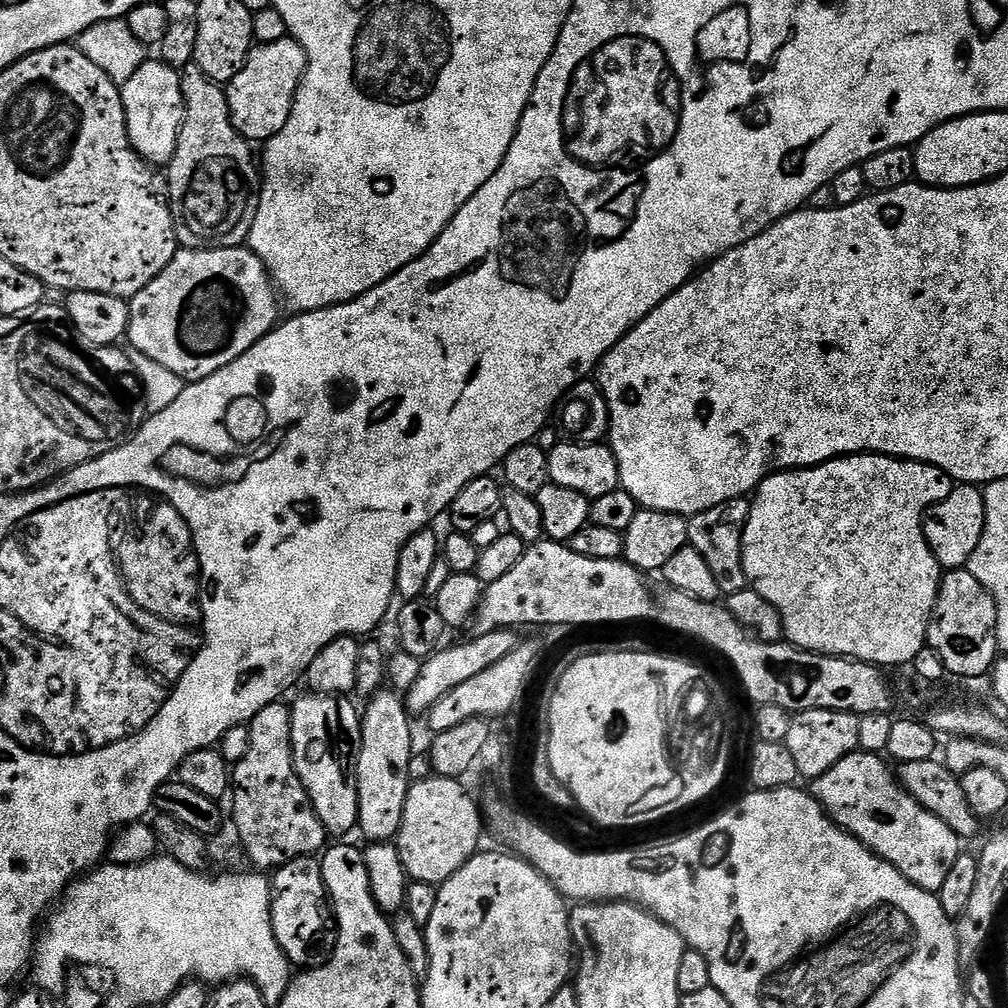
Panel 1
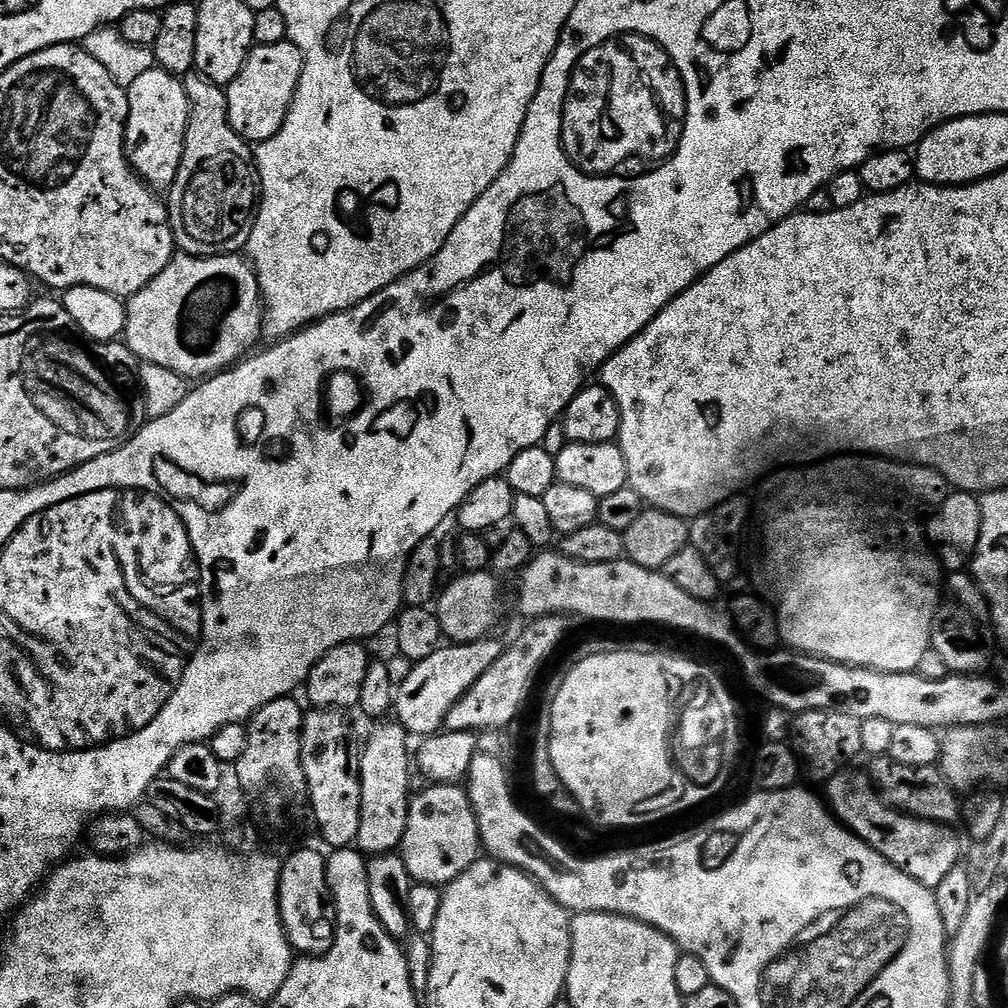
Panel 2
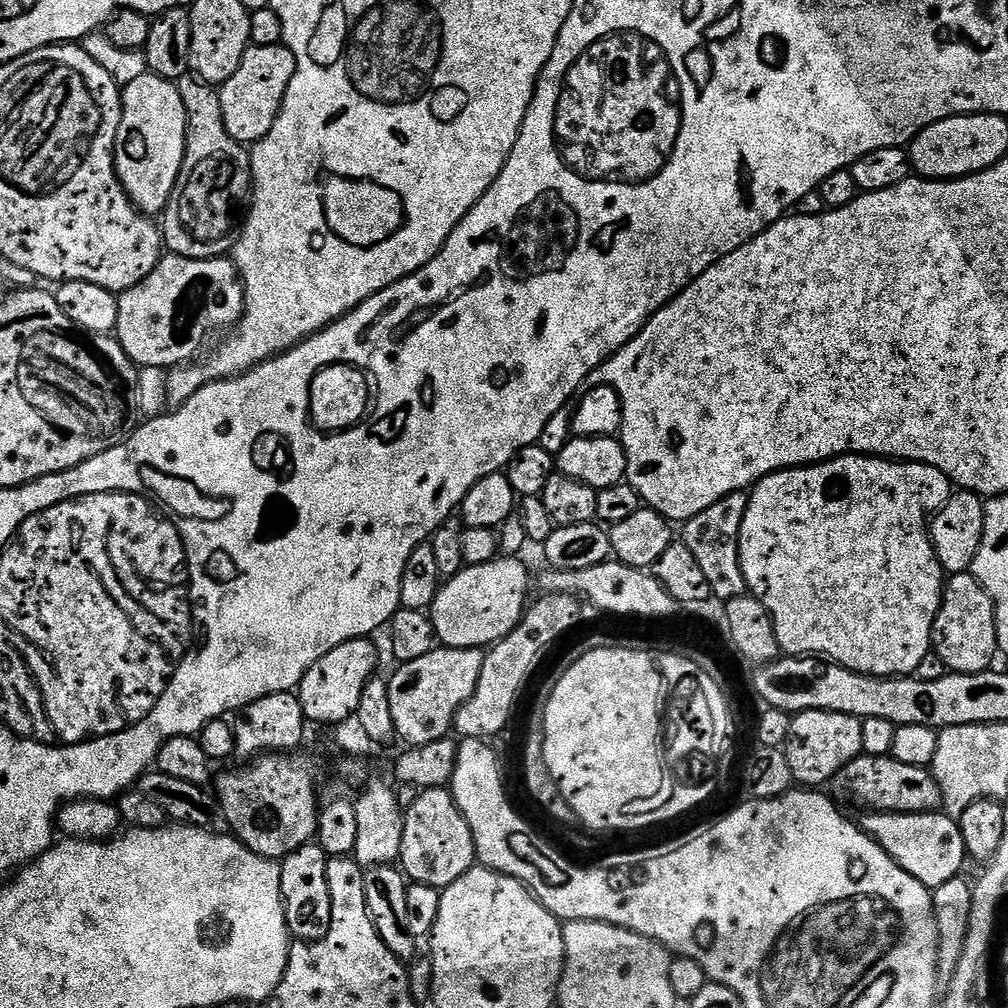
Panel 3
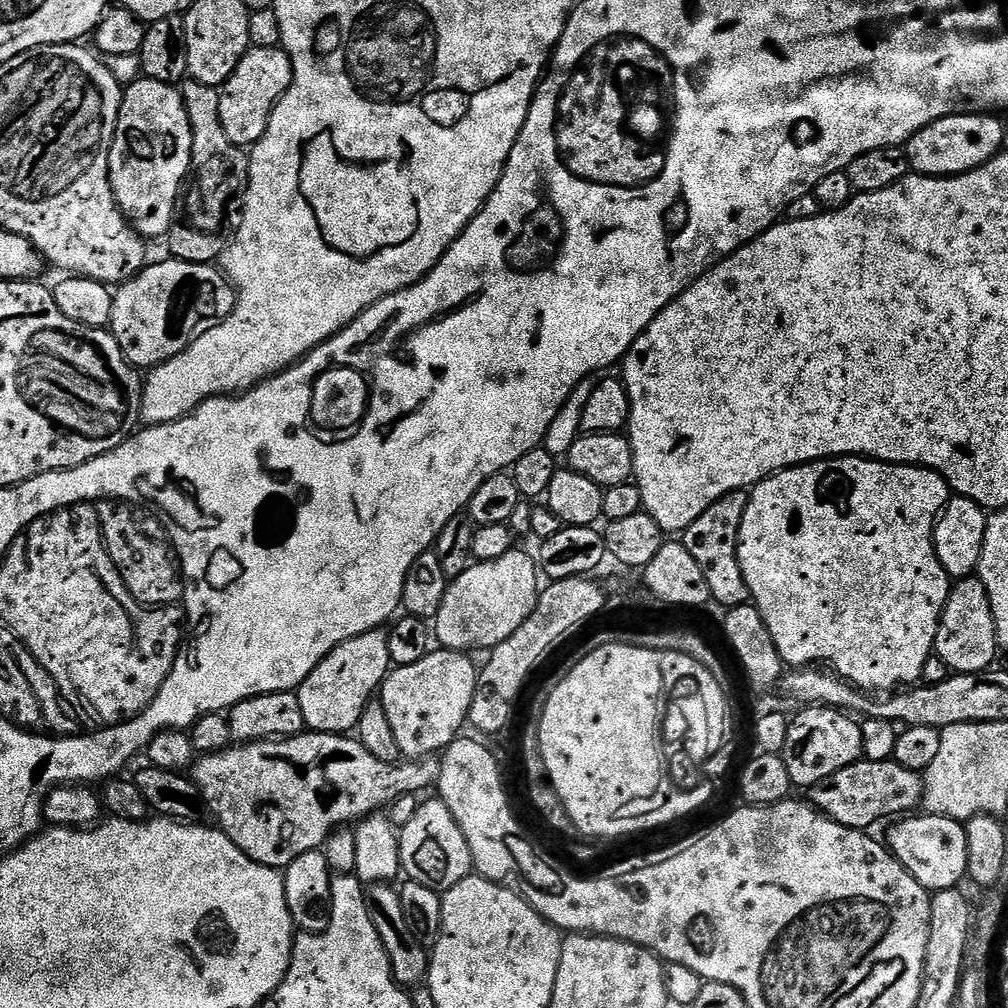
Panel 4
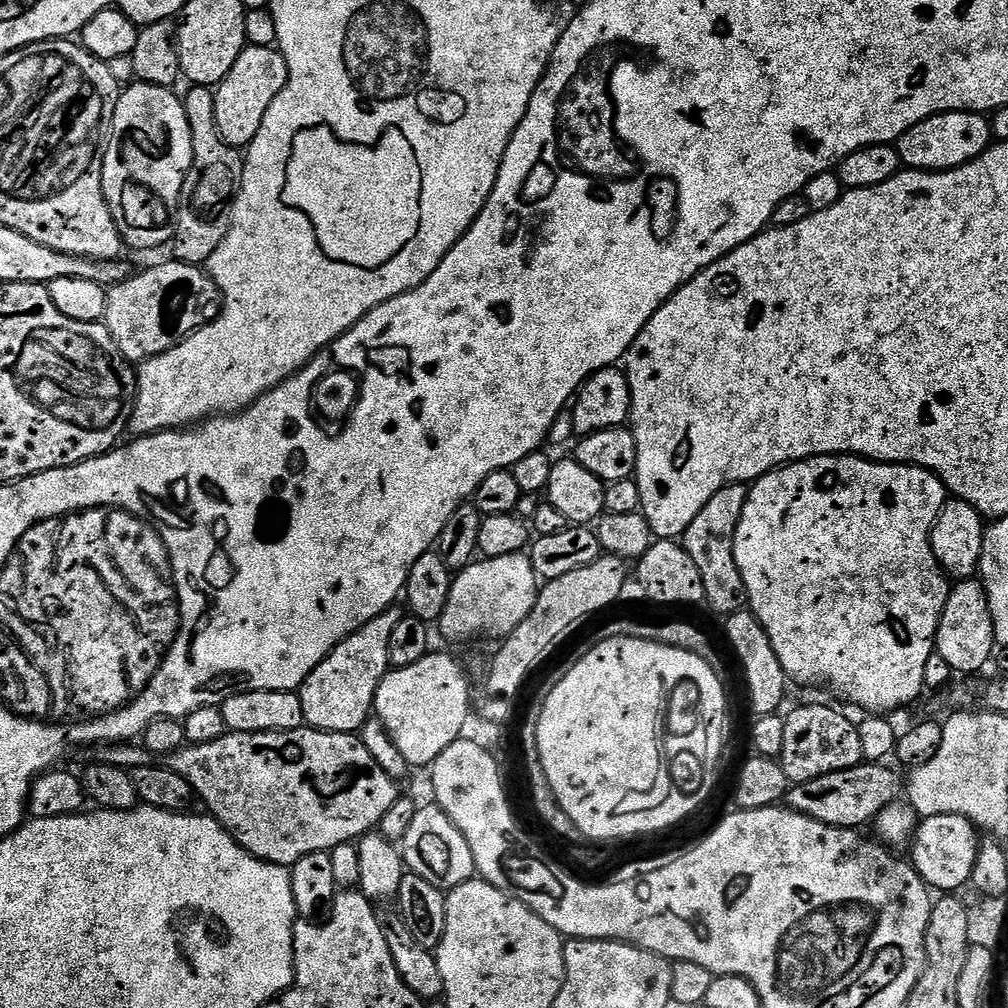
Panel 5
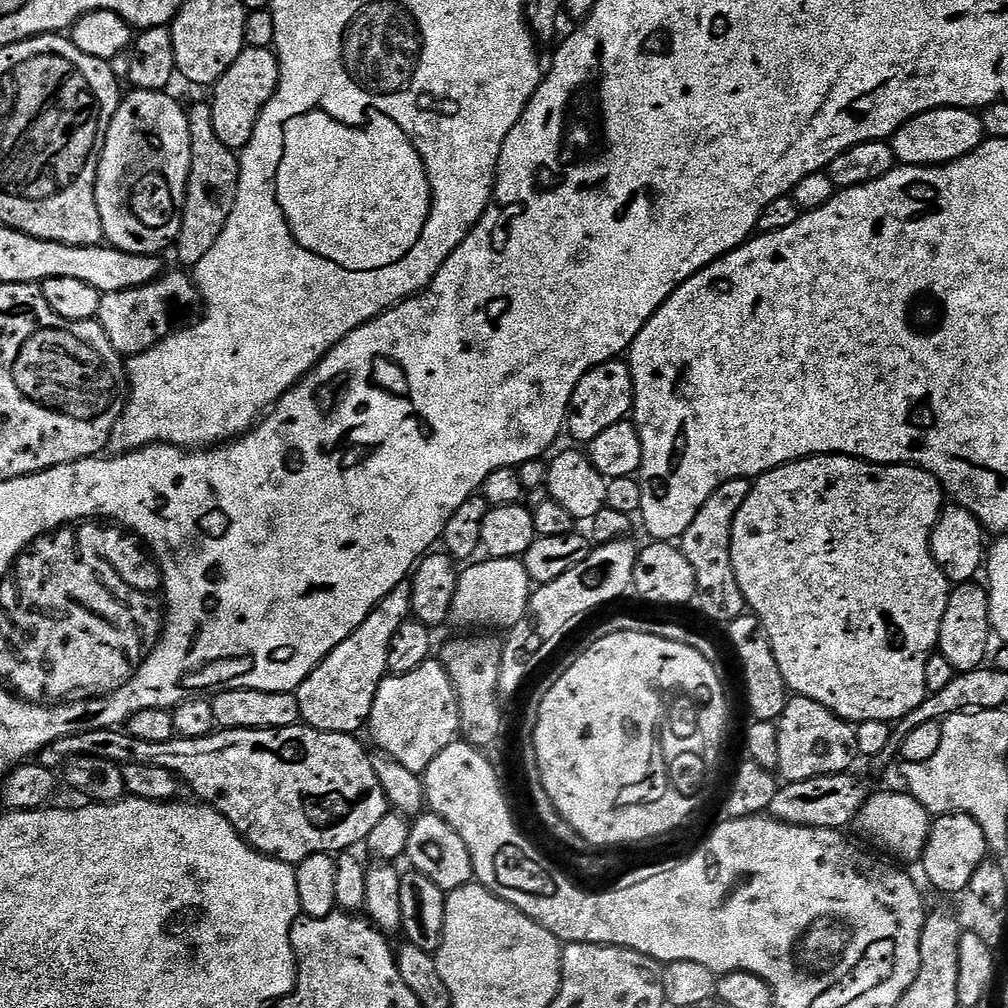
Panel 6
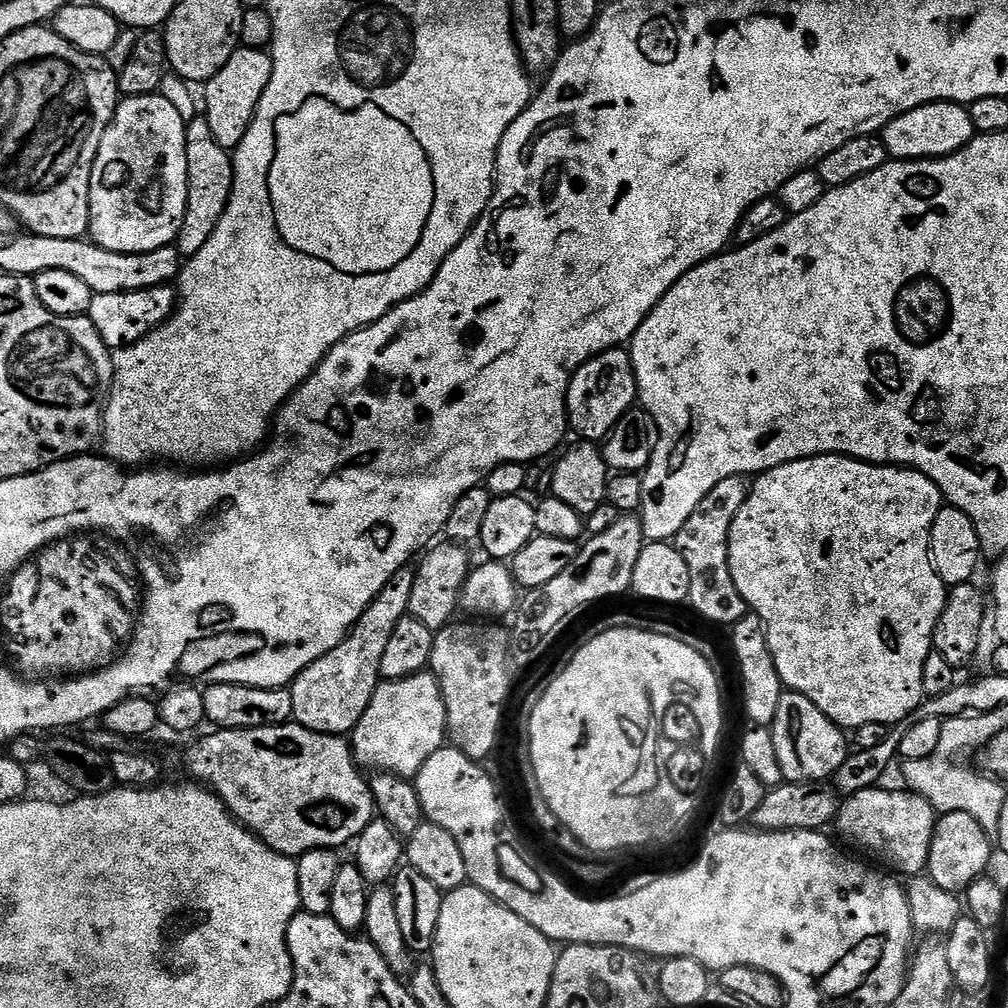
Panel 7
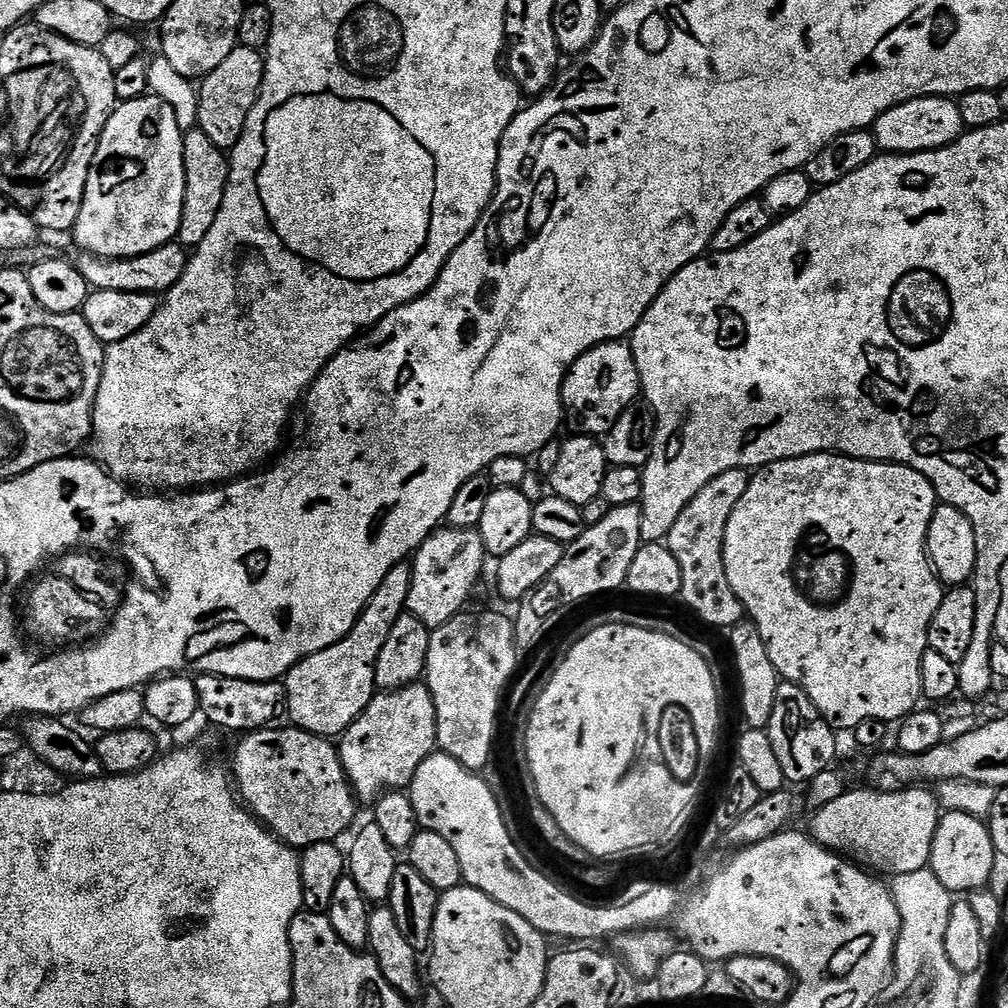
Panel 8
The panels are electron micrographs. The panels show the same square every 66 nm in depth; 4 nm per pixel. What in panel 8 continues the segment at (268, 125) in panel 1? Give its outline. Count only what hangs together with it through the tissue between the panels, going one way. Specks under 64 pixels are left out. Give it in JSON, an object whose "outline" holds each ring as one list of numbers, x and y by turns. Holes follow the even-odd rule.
{"outline":[[236,47,209,76,198,84,197,125,214,142,214,146,231,150,242,138,246,118,254,110,254,102,260,97,264,81,264,56,255,48]]}

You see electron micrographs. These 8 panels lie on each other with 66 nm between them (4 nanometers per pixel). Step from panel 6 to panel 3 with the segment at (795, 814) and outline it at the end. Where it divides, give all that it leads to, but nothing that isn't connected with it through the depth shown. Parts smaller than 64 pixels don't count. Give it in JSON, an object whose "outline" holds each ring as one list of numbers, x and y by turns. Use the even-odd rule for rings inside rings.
{"outline":[[861,754,854,758,830,782,833,797,849,796,856,804,868,808,869,813,898,812,901,814,919,814,936,812,943,802,942,790,928,768,906,766,906,762,898,762,892,755,866,756]]}

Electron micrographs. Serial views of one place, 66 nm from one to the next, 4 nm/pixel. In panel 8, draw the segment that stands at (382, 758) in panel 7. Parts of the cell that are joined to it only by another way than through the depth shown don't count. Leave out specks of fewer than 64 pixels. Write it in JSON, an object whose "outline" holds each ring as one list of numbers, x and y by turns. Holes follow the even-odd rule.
{"outline":[[417,682,394,692,377,691,362,714,338,740,340,761,357,801,375,802,389,790,409,787,422,762,437,751,436,711,427,683]]}

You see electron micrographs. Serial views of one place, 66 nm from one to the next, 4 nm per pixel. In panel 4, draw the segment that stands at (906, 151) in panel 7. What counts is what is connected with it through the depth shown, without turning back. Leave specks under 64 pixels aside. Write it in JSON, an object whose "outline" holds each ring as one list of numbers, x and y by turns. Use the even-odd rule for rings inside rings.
{"outline":[[996,114,947,116,914,134,906,145,908,166,921,176,957,176,982,166,1005,147,1004,124]]}

